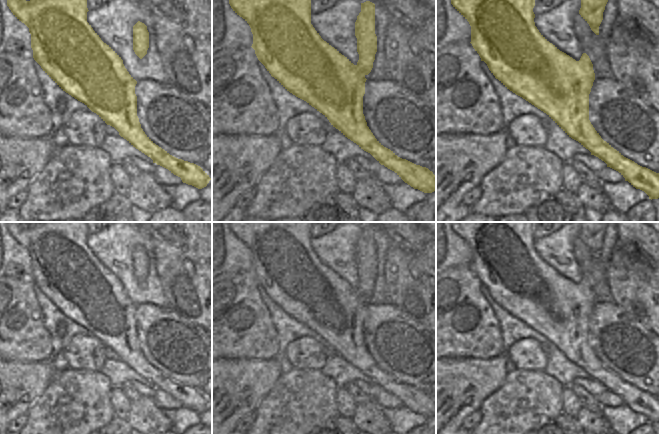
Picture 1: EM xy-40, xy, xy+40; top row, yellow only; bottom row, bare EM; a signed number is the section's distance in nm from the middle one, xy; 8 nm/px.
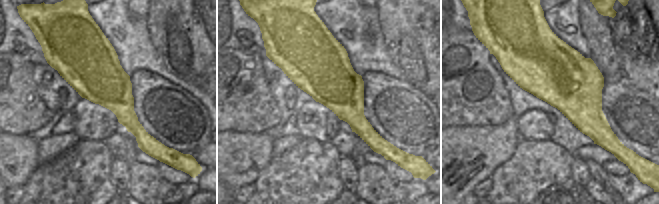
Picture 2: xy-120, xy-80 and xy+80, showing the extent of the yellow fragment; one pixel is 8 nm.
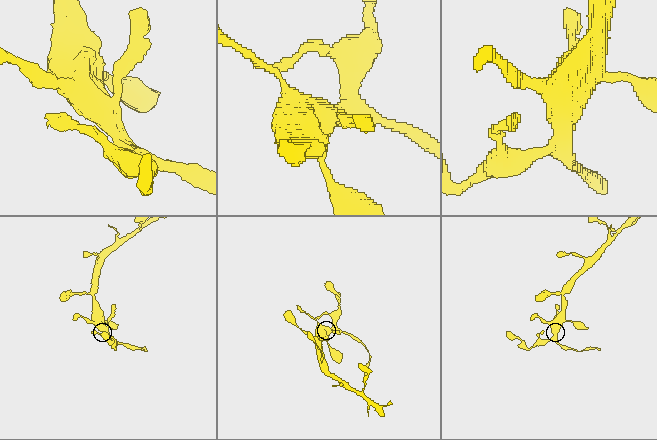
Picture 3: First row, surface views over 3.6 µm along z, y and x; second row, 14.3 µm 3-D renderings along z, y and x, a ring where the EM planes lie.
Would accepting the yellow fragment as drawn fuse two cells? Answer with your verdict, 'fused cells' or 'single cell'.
fused cells

